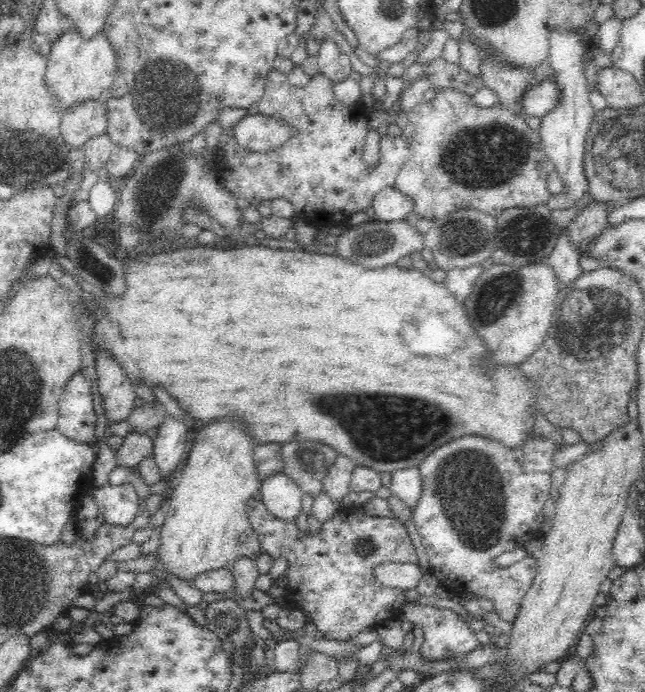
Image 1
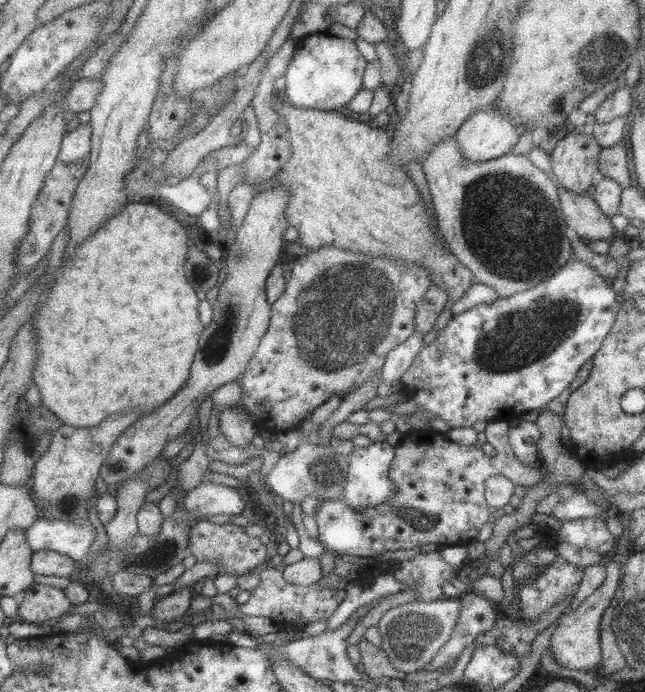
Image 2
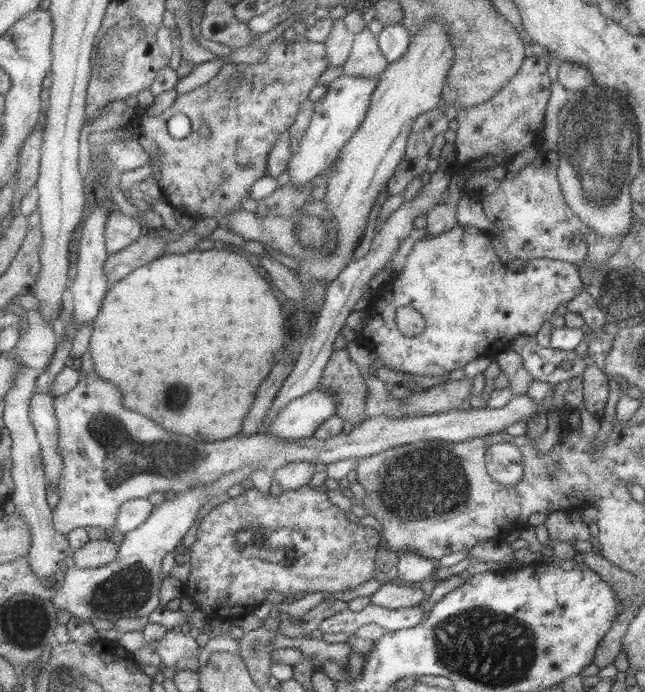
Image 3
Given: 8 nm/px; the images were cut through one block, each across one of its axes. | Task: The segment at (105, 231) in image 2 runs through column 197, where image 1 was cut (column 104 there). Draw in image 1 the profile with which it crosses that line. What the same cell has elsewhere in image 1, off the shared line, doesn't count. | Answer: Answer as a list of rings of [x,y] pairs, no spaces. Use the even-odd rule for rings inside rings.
[[[248,244],[238,245],[230,250],[200,245],[195,248],[180,247],[172,252],[136,256],[130,262],[126,262],[126,258],[130,256],[123,258],[128,294],[122,300],[106,300],[108,318],[106,322],[98,320],[96,330],[100,336],[104,336],[114,356],[124,364],[130,379],[136,380],[140,376],[144,378],[144,382],[160,386],[168,382],[168,392],[186,410],[194,427],[218,420],[218,416],[238,414],[250,422],[250,432],[254,434],[258,444],[317,441],[335,450],[338,455],[347,456],[356,466],[367,466],[379,473],[393,473],[403,468],[419,466],[433,450],[462,436],[477,435],[502,443],[510,450],[524,446],[524,443],[535,436],[535,417],[532,414],[537,408],[536,394],[540,392],[534,387],[534,382],[523,374],[519,365],[498,365],[492,361],[486,342],[470,324],[463,304],[448,291],[443,282],[434,281],[422,266],[403,268],[399,264],[389,264],[370,270],[370,267],[352,262],[350,258],[334,254],[332,249],[313,253],[300,248],[272,249],[264,245]]]

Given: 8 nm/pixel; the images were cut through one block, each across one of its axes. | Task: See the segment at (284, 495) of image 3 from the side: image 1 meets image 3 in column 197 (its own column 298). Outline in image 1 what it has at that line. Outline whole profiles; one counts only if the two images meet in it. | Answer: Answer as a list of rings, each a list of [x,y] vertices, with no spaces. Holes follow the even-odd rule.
[[[250,497],[245,506],[246,514],[248,515],[249,523],[251,524],[253,533],[256,535],[256,538],[259,542],[259,547],[262,553],[269,554],[274,560],[278,560],[279,558],[284,558],[286,560],[286,564],[288,568],[284,572],[284,577],[286,577],[286,582],[288,582],[286,593],[282,596],[284,607],[288,608],[296,608],[301,610],[306,618],[309,618],[309,622],[313,622],[316,625],[318,632],[322,632],[323,637],[325,639],[338,639],[338,640],[350,640],[360,634],[360,631],[363,631],[365,628],[374,629],[376,626],[382,624],[385,620],[389,618],[396,618],[398,614],[400,614],[400,609],[404,606],[406,600],[406,594],[404,593],[404,589],[398,587],[390,587],[386,586],[375,576],[375,569],[380,566],[380,564],[385,564],[387,562],[414,562],[417,564],[416,551],[414,550],[414,545],[412,545],[412,541],[407,533],[406,527],[404,527],[404,523],[400,521],[398,518],[392,517],[380,517],[376,515],[366,514],[363,510],[362,506],[345,506],[342,507],[333,517],[330,517],[327,521],[320,523],[320,528],[317,531],[302,531],[295,520],[286,521],[284,519],[280,519],[271,513],[266,506],[266,503],[262,501],[262,499],[256,499],[254,497]]]

